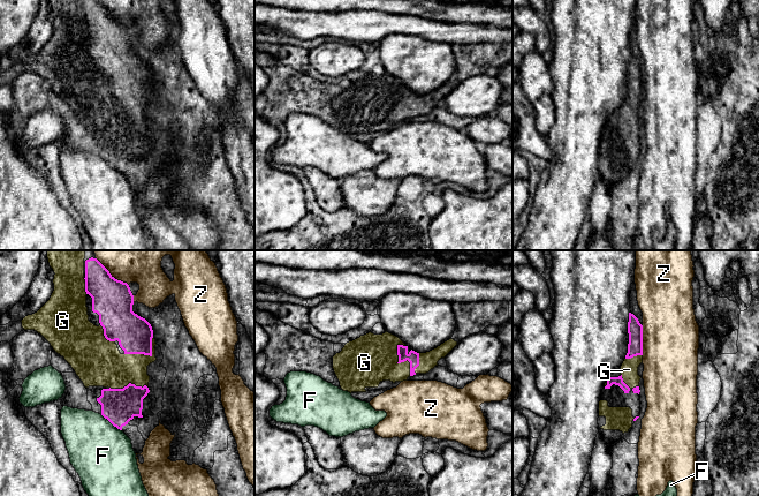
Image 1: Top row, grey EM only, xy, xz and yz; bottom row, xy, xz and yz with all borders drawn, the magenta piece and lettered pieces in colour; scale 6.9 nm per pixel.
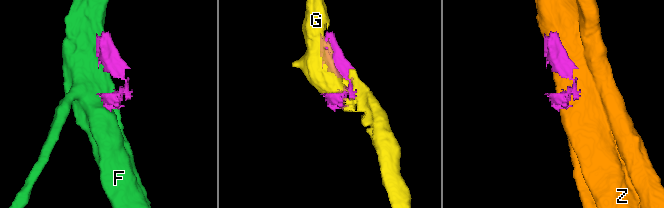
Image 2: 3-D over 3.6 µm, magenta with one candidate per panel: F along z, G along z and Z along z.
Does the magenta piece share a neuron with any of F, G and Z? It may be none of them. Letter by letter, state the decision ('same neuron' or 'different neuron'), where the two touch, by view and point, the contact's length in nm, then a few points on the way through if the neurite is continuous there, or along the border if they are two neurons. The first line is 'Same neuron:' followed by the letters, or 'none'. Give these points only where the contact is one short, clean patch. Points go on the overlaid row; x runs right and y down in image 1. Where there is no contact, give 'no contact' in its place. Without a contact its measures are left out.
Same neuron: G
F: different neuron; meets magenta in xy at (111, 422); contact 190 nm long; border along xy (100, 414), (121, 430)
G: same neuron; meets magenta in xz at (402, 361); contact 240 nm long
Z: different neuron; meets magenta in xy at (111, 275); contact 300 nm long

